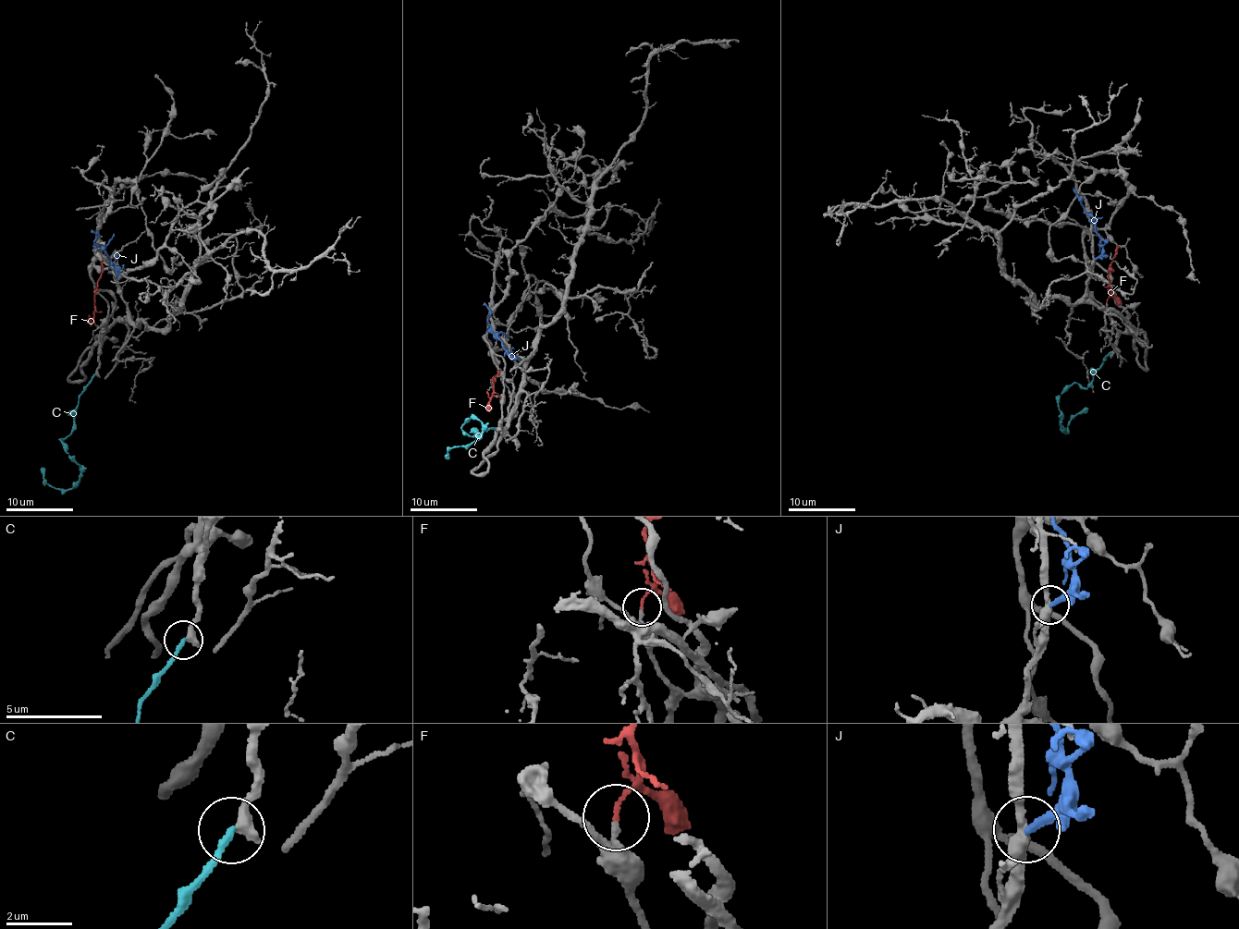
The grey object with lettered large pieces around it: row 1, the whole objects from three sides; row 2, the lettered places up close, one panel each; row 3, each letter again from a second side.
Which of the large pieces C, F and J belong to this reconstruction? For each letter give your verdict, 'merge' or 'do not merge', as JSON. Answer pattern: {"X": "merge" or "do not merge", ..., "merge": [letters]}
{"C": "do not merge", "F": "merge", "J": "do not merge", "merge": ["F"]}

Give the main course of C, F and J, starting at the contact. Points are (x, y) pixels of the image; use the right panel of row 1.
C: (1110, 352), (1091, 385), (1071, 384), (1060, 397), (1061, 430), (1088, 408)
F: (1107, 302), (1112, 291), (1109, 268), (1119, 246)
J: (1095, 259), (1101, 251), (1096, 223), (1073, 187)

